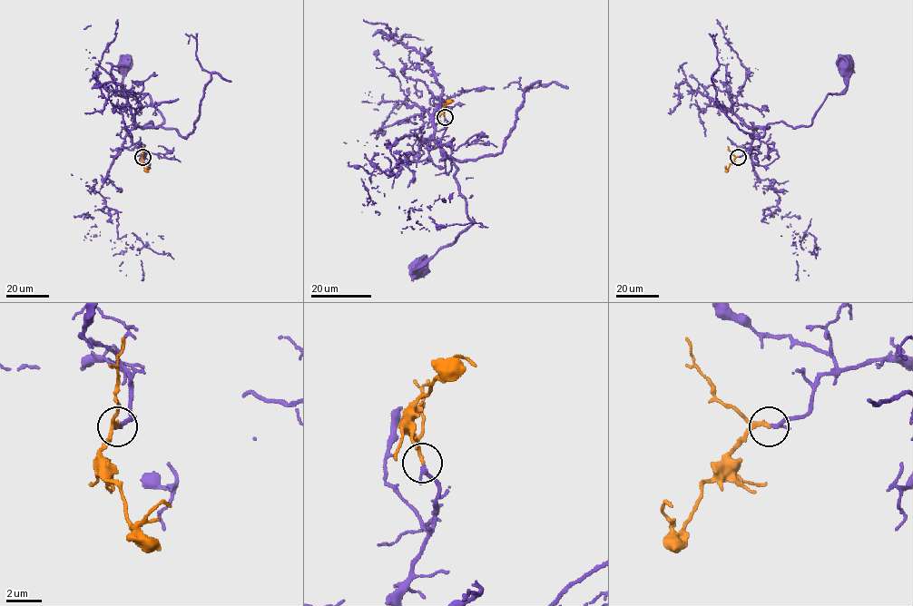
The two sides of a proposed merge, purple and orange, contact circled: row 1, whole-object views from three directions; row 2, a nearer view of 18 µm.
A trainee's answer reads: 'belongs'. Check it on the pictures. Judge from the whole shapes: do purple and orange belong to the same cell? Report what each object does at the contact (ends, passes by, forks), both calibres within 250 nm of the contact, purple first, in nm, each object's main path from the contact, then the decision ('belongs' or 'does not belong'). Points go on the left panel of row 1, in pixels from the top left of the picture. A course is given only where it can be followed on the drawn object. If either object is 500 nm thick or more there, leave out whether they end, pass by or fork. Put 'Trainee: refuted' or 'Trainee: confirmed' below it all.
purple ends; orange passes by; calibres 240 and 140 nm; course purple (142, 157), (129, 132), (152, 121), (157, 128), (163, 117), (148, 94), (122, 87), (122, 63); course orange (142, 157), (143, 168), (149, 167); belongs
Trainee: confirmed

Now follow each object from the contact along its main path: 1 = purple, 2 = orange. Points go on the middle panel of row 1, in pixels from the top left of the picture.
1: (444, 118), (440, 143), (430, 149), (424, 140), (431, 139), (456, 167), (474, 222), (417, 273)
2: (444, 118), (442, 109), (450, 100), (453, 101)

